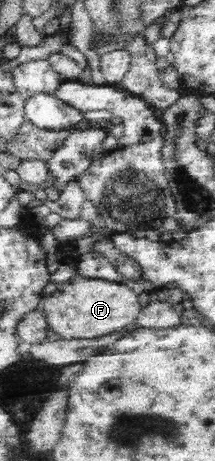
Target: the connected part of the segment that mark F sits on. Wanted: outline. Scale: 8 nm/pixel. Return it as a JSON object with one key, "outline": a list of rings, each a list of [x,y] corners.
{"outline":[[[76,273],[68,281],[58,284],[54,294],[45,296],[36,312],[20,320],[17,334],[24,347],[42,344],[46,340],[48,328],[60,339],[100,338],[137,323],[141,310],[138,294],[129,286],[107,280],[89,279]]]}

